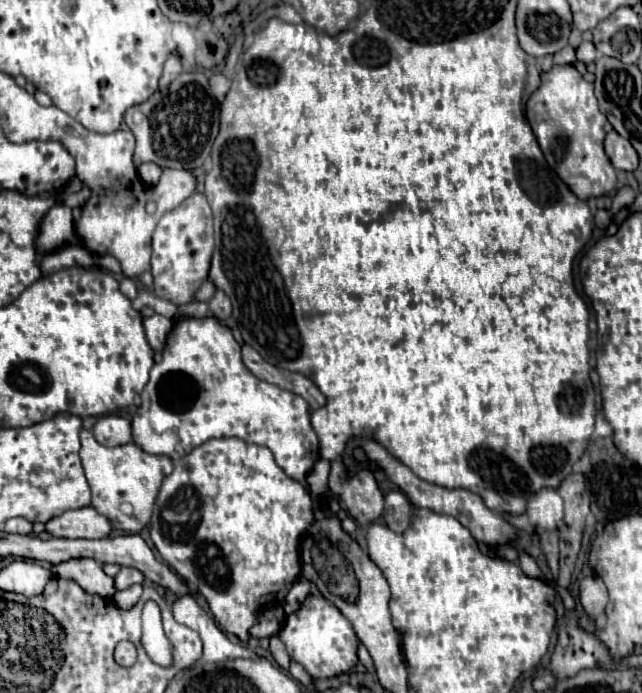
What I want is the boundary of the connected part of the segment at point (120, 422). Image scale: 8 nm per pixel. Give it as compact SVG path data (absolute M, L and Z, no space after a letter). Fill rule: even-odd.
M117 414L101 416L97 420L97 424L93 426L93 434L95 434L97 442L101 442L103 446L121 446L121 444L133 440L131 422Z

